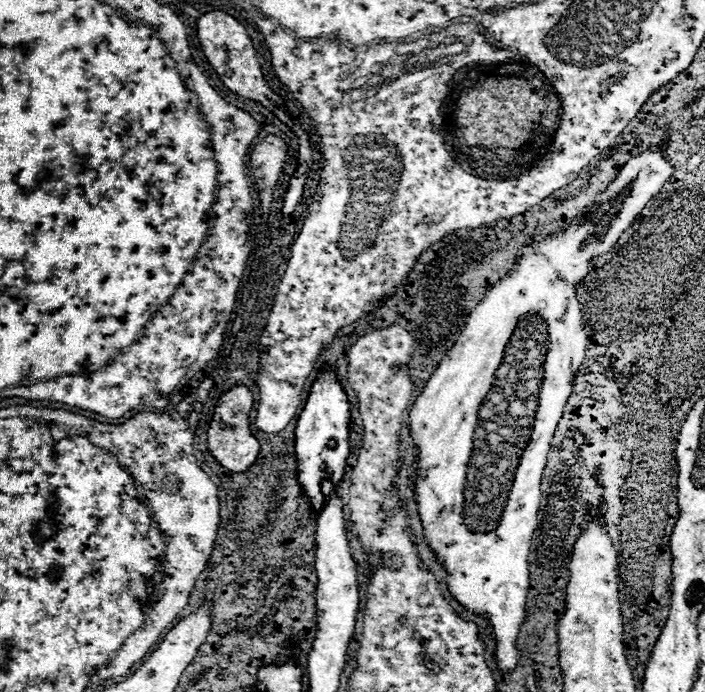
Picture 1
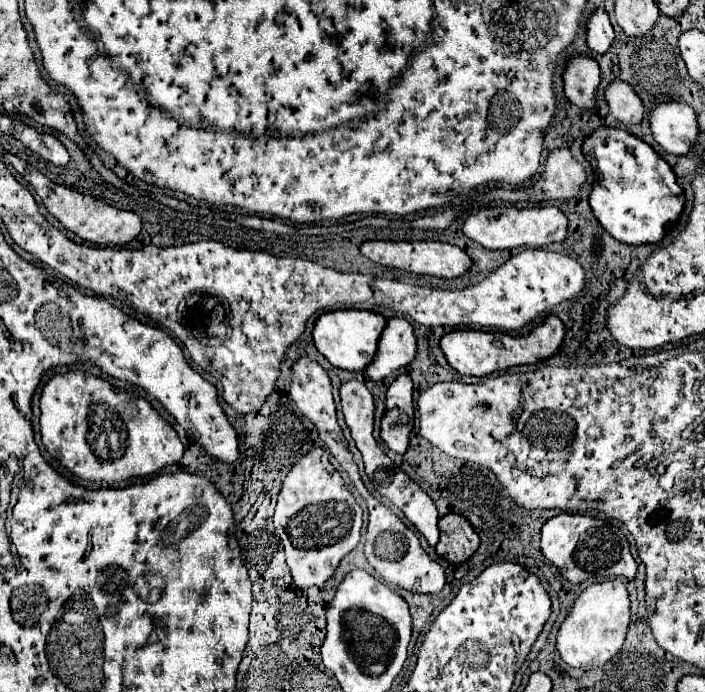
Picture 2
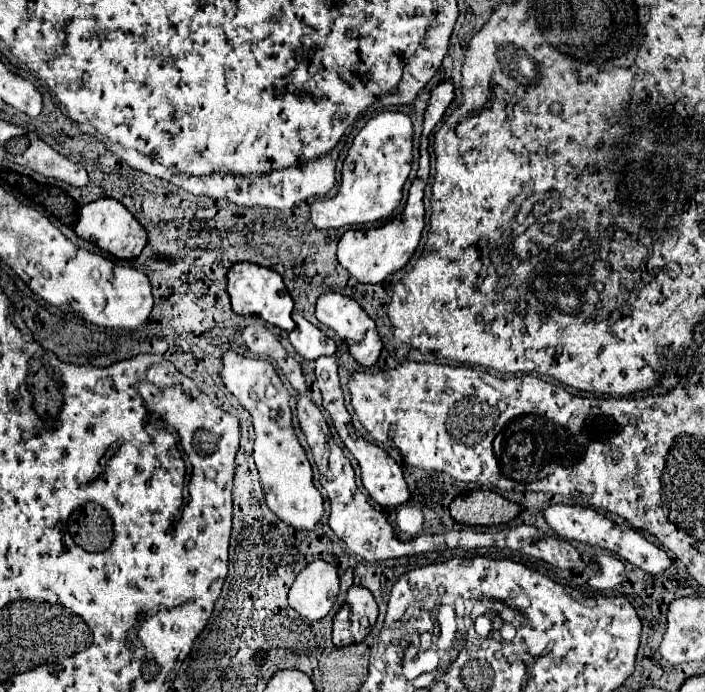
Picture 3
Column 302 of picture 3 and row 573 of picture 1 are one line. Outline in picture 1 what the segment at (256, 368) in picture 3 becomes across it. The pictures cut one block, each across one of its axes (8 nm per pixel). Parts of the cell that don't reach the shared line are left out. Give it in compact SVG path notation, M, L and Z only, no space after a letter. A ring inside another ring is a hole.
M650 148L650 150L642 150L640 154L632 156L620 170L618 176L608 184L608 188L604 192L598 194L598 200L594 202L594 208L588 210L582 218L576 218L572 222L572 226L568 226L564 232L560 234L546 234L540 240L534 240L528 246L522 246L516 254L516 264L510 268L510 272L506 276L502 276L494 286L490 286L484 296L480 298L478 306L472 308L472 312L468 314L466 326L462 328L456 344L444 354L444 358L440 360L440 366L434 370L432 378L428 380L428 384L424 386L422 394L418 396L418 400L414 402L412 410L410 410L410 432L414 438L414 444L420 448L420 470L418 470L418 480L416 480L416 496L418 496L418 514L424 526L424 536L430 544L430 548L434 552L438 552L440 560L446 564L448 568L448 590L452 592L452 596L470 612L474 614L486 614L490 618L494 636L498 640L496 646L496 664L500 670L512 670L518 662L516 658L516 648L514 648L514 640L518 636L520 624L524 620L524 604L526 604L526 596L528 596L528 580L530 580L530 572L528 572L528 552L530 552L530 540L532 534L538 526L538 506L540 506L540 484L542 484L542 474L546 468L546 456L550 450L550 442L556 430L556 424L562 418L562 410L566 406L568 396L572 394L574 388L574 378L578 374L578 368L584 360L586 354L586 344L588 344L588 336L586 330L582 326L582 304L576 298L576 286L584 284L588 272L590 272L590 264L592 258L598 258L602 254L606 254L622 236L622 232L626 228L630 228L634 224L634 220L638 218L638 214L642 212L642 208L654 198L658 196L658 192L662 190L662 186L668 182L668 178L674 174L674 166L670 160L664 158L664 148Z

